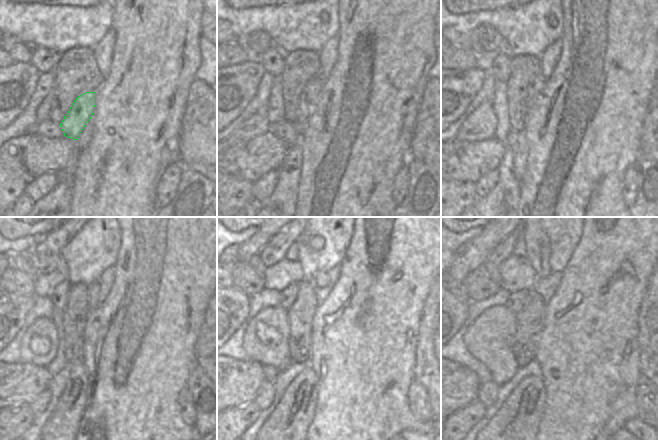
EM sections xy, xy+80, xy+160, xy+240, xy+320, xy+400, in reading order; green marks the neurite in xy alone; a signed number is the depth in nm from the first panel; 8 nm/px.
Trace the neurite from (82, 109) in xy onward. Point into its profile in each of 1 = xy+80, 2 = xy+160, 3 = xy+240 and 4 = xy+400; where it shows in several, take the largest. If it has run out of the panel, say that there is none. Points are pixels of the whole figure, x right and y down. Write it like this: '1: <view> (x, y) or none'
1: xy+80 (308, 97)
2: xy+160 (538, 81)
3: xy+240 (94, 288)
4: xy+400 (537, 243)

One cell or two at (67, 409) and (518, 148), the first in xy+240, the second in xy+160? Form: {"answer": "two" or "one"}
{"answer": "one"}

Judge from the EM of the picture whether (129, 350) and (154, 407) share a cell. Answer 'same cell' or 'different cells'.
same cell

